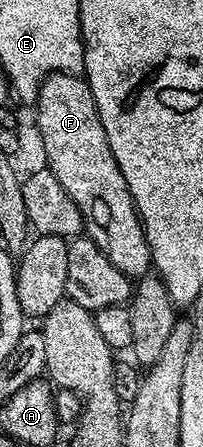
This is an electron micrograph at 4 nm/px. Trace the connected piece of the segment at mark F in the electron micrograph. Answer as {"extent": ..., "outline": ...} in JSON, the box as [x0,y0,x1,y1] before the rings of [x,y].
{"extent":[34,73,153,279],"outline":[[[75,73],[50,74],[50,76],[44,78],[44,82],[40,85],[40,93],[36,96],[34,108],[36,108],[36,125],[40,128],[40,141],[44,144],[45,155],[48,156],[48,161],[46,161],[47,168],[51,169],[52,174],[58,179],[58,183],[62,183],[62,187],[68,192],[70,199],[74,199],[78,211],[84,217],[83,232],[91,241],[98,243],[98,247],[104,252],[106,259],[110,259],[110,263],[114,263],[114,267],[118,267],[118,271],[125,273],[129,279],[139,279],[149,276],[150,268],[153,266],[152,252],[148,249],[148,240],[144,234],[144,224],[140,222],[136,204],[130,195],[130,187],[126,187],[126,179],[114,159],[114,151],[110,151],[110,143],[106,139],[106,127],[102,127],[102,119],[98,115],[98,107],[94,103],[94,95],[90,91],[87,80]]]}

